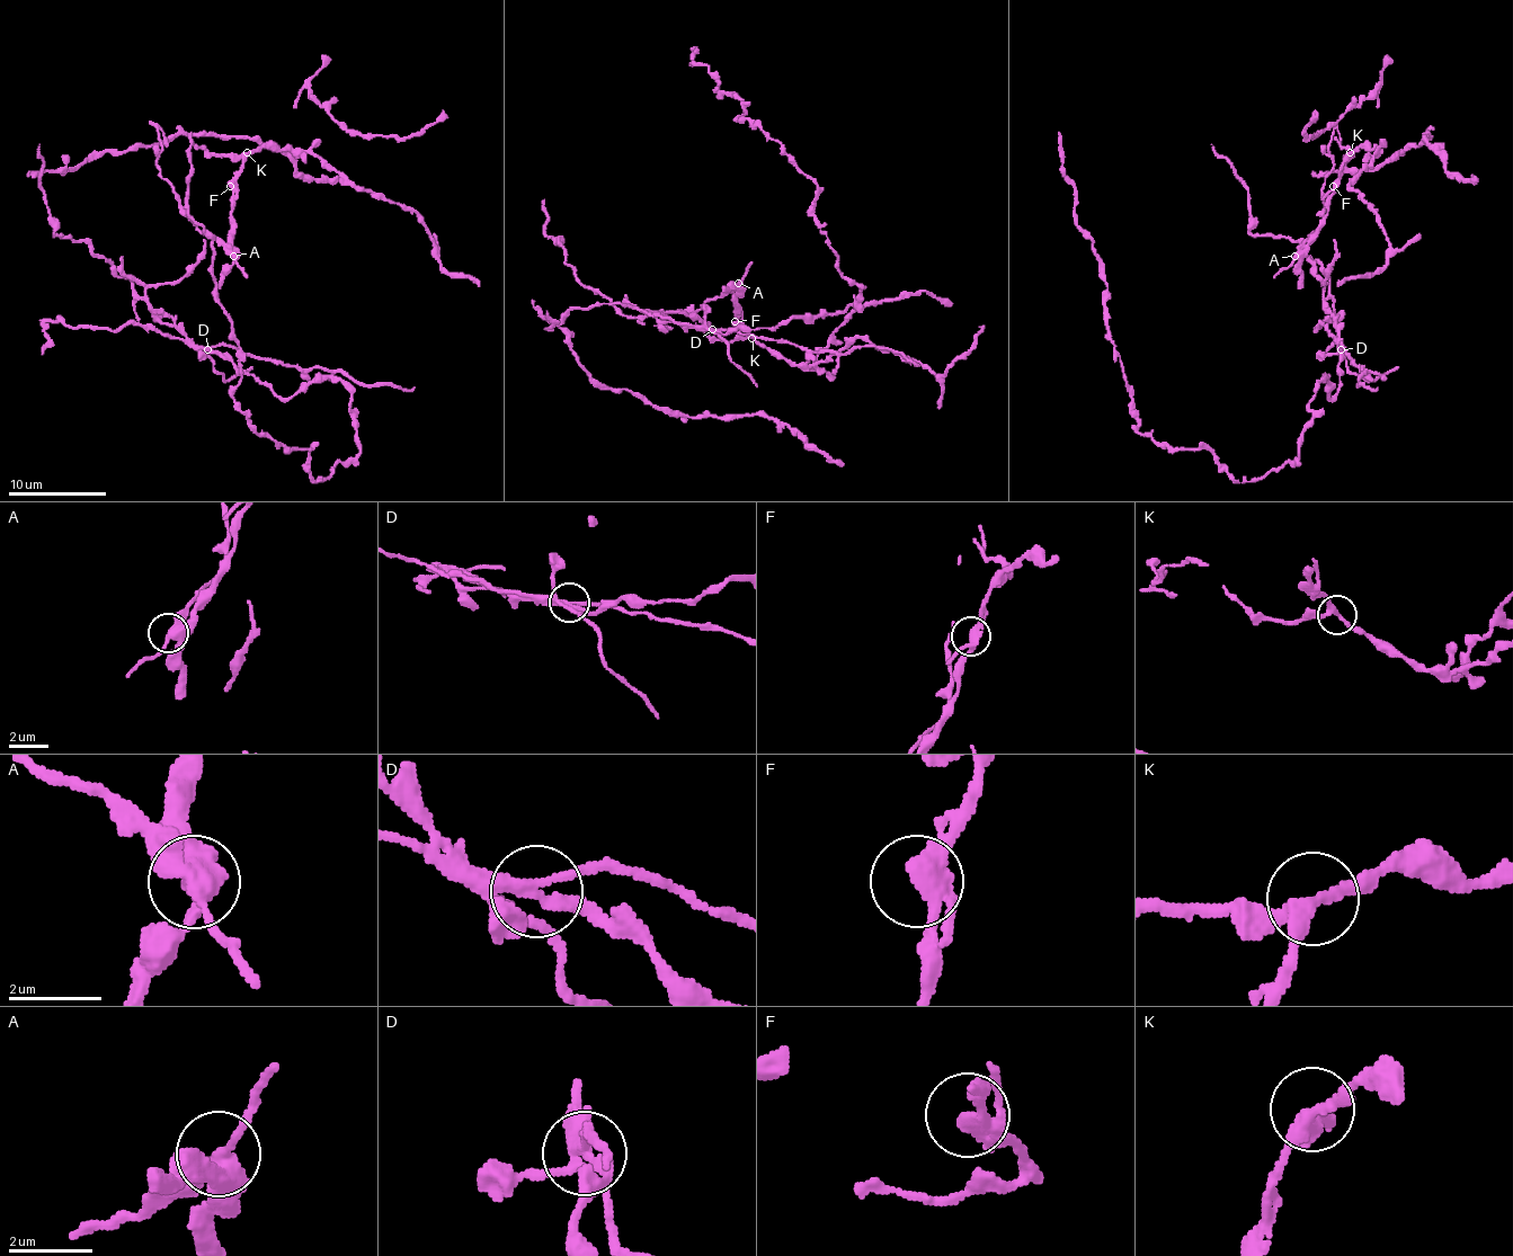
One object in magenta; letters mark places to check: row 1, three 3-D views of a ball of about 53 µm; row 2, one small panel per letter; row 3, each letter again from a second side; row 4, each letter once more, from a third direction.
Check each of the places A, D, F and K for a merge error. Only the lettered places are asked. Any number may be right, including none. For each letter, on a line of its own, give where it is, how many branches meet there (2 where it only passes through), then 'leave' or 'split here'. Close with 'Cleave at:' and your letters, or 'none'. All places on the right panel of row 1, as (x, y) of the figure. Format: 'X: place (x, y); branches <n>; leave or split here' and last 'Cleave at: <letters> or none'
A: place (1295, 256); branches 3; split here
D: place (1341, 349); branches 5; split here
F: place (1333, 186); branches 3; leave
K: place (1350, 152); branches 3; leave
Cleave at: A, D

